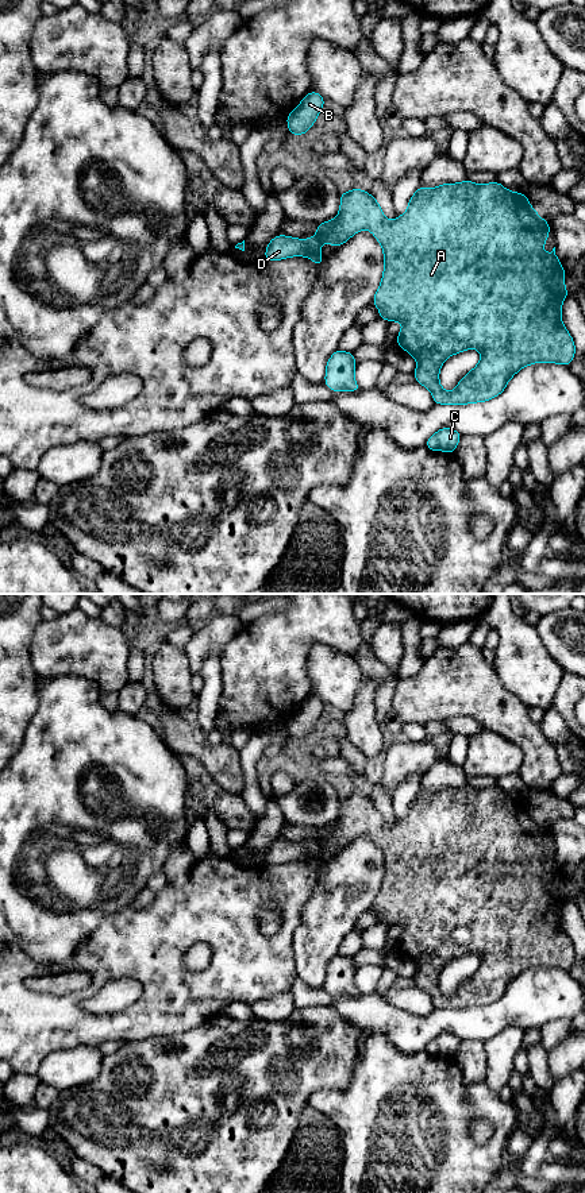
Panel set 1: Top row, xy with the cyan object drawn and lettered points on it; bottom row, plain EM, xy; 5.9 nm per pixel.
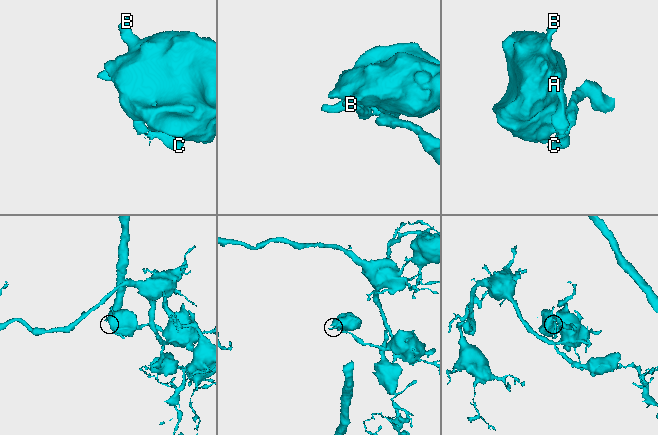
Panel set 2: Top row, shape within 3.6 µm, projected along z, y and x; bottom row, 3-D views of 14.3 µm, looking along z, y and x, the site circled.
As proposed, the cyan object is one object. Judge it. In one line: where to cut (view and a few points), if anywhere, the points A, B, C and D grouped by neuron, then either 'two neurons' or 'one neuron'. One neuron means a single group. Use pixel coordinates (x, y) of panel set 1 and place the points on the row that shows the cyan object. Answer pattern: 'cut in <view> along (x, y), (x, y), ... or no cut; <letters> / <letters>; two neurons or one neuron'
cut in xy along (312, 238), (320, 255); A B / C D; two neurons

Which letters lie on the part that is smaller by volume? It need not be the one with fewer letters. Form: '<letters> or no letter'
A, B

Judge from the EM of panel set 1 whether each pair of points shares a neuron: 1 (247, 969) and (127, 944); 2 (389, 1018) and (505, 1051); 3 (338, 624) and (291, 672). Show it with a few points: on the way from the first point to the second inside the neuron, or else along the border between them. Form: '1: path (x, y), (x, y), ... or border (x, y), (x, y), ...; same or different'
1: path (218, 939), (212, 934), (161, 934), (157, 938); same
2: border (512, 1026), (482, 1041); different
3: path (322, 624), (291, 656); same

